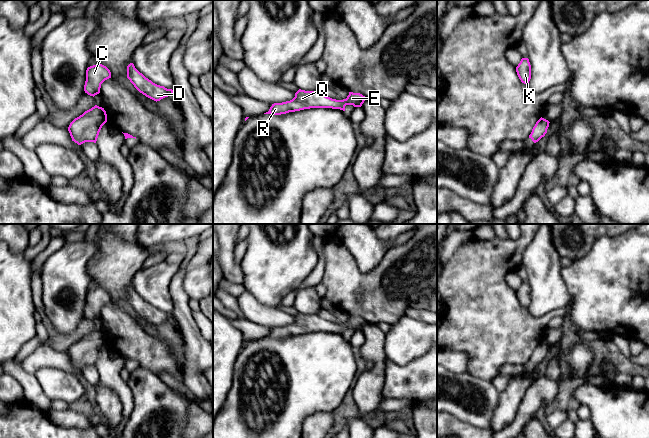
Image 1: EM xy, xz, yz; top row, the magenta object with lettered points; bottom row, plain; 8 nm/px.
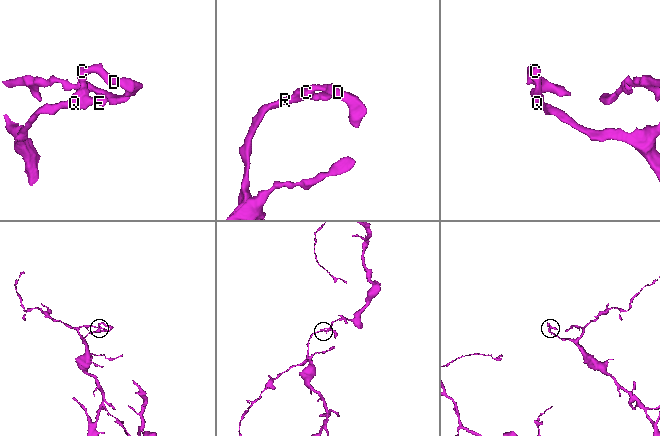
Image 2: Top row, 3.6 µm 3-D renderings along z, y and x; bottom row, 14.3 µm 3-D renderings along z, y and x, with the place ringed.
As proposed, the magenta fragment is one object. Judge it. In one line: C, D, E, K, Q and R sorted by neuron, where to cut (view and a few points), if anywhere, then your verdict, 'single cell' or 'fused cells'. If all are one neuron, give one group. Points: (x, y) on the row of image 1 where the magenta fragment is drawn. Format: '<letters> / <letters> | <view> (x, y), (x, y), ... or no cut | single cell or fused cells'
C D E K Q R | no cut | single cell

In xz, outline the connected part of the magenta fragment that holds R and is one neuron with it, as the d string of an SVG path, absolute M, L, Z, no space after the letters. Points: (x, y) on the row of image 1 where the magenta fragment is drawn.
M299 89L292 100L274 103L269 111L264 114L281 115L310 108L332 108L345 111L346 105L361 107L365 100L366 97L360 93L349 92L346 99L336 100L323 95L318 90L305 91Z

